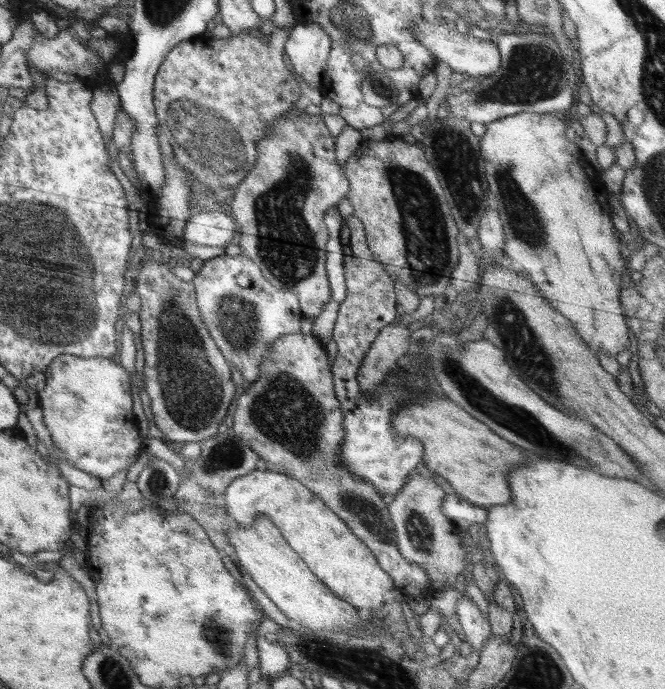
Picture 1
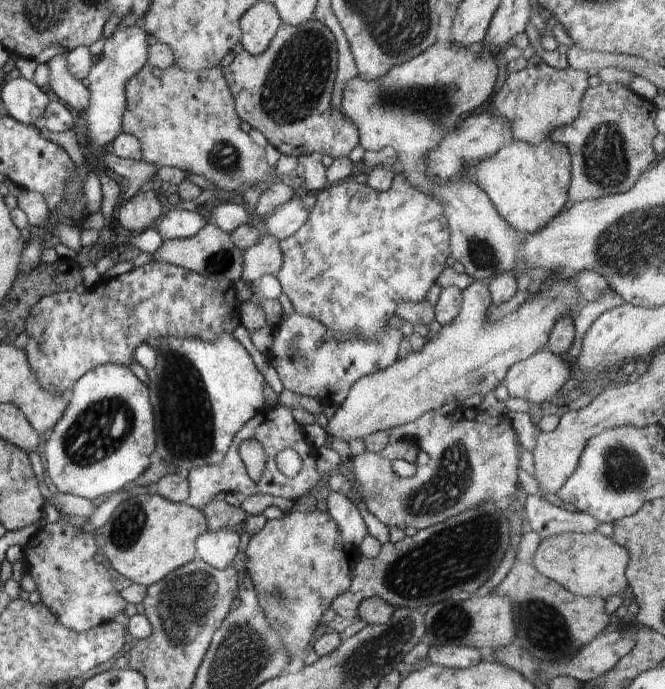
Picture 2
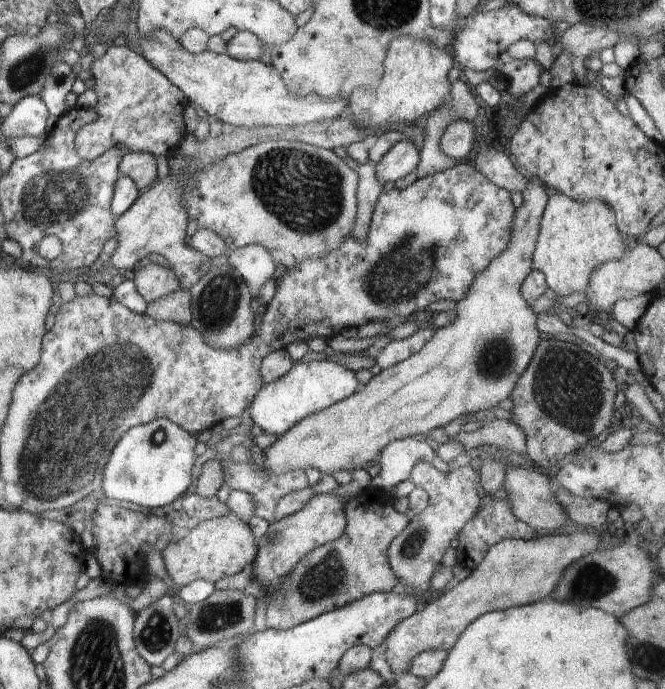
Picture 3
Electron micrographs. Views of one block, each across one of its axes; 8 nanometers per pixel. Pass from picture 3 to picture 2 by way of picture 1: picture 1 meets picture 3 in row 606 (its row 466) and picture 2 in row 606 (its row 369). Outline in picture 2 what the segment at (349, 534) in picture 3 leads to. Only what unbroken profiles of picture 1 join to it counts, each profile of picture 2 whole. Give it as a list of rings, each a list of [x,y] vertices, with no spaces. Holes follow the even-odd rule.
[[[318,509],[314,510],[314,512],[296,512],[296,511],[288,511],[286,510],[283,518],[279,520],[267,520],[266,525],[258,532],[254,534],[250,538],[250,544],[248,544],[248,548],[246,548],[246,560],[247,560],[247,571],[248,577],[251,579],[252,585],[254,586],[258,603],[260,604],[263,612],[267,615],[267,617],[272,621],[273,617],[277,617],[281,619],[286,627],[279,628],[281,632],[281,640],[282,644],[288,650],[288,653],[291,655],[291,659],[293,657],[306,657],[310,648],[310,638],[314,633],[316,627],[321,624],[321,619],[323,614],[327,609],[331,608],[332,602],[338,597],[341,596],[348,588],[351,586],[353,580],[353,571],[350,570],[349,558],[350,558],[351,549],[347,548],[343,544],[343,541],[339,538],[338,528],[335,526],[335,523],[331,520],[331,517],[326,513],[319,512]]]

